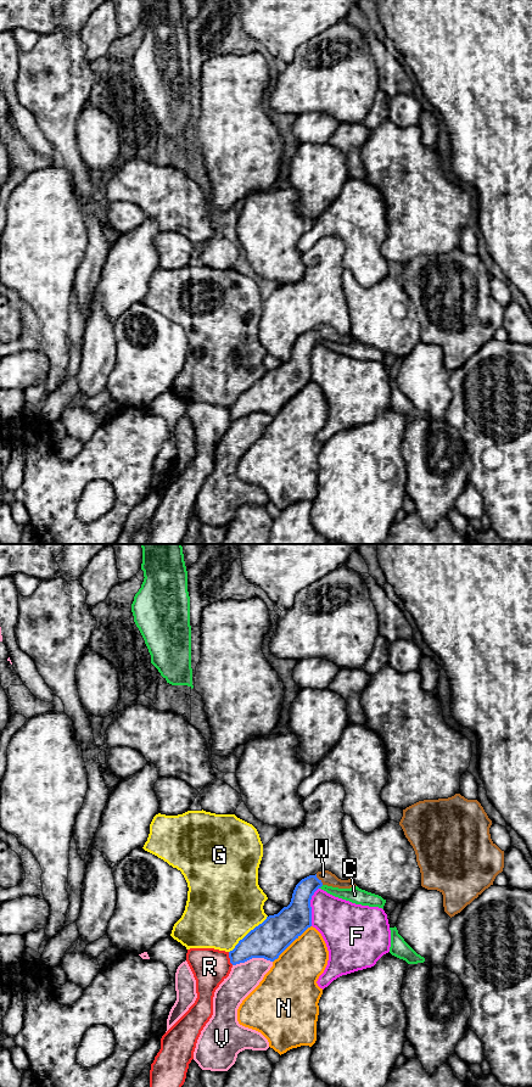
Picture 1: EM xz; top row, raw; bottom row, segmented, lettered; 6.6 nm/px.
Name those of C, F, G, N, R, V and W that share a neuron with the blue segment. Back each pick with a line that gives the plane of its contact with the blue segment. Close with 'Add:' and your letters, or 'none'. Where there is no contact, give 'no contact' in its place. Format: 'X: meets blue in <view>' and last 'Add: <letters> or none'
W: meets blue in xz
Add: W

